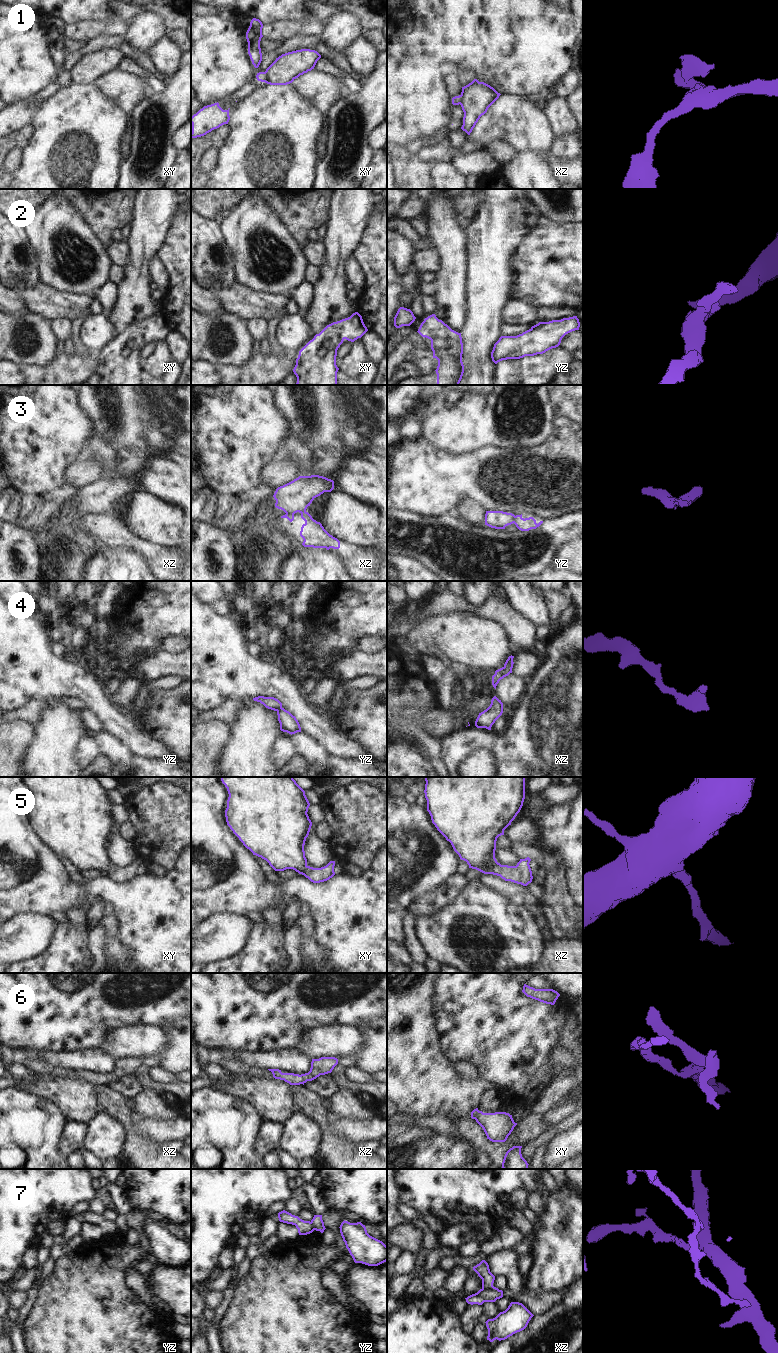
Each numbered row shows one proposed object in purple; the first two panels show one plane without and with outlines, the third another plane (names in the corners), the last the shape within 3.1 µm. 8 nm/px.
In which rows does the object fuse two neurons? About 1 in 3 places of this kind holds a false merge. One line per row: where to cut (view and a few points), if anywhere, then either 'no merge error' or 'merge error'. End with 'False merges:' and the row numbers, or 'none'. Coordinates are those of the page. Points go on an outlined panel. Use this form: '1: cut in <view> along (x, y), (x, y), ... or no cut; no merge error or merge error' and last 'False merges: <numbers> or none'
1: cut in xy along (263, 72), (265, 81); merge error
2: no cut; no merge error
3: cut in xz along (286, 512), (293, 514); merge error
4: no cut; no merge error
5: no cut; no merge error
6: no cut; no merge error
7: cut in xz along (493, 1286), (482, 1289); merge error
False merges: 1, 3, 7

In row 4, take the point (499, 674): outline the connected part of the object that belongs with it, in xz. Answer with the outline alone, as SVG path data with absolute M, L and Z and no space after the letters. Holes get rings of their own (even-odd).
M509 656L506 660L504 666L498 670L495 671L495 674L492 676L492 685L496 689L497 684L501 679L508 676L510 673L512 673L513 668L513 658L514 656Z

